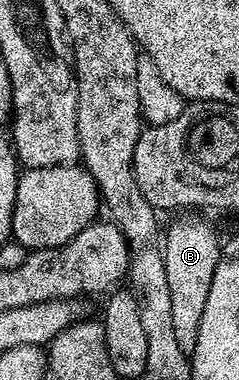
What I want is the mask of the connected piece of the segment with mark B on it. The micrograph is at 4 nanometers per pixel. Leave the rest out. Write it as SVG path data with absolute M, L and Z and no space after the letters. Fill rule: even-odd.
M176 220L168 228L168 233L162 236L162 251L164 253L164 261L166 262L166 282L170 282L170 303L172 310L172 324L174 326L174 335L178 341L178 346L182 346L182 350L189 354L194 350L194 346L198 342L198 329L202 326L202 313L206 311L206 297L210 295L210 282L214 282L214 270L220 261L220 253L222 251L221 237L216 237L216 232L204 220Z

